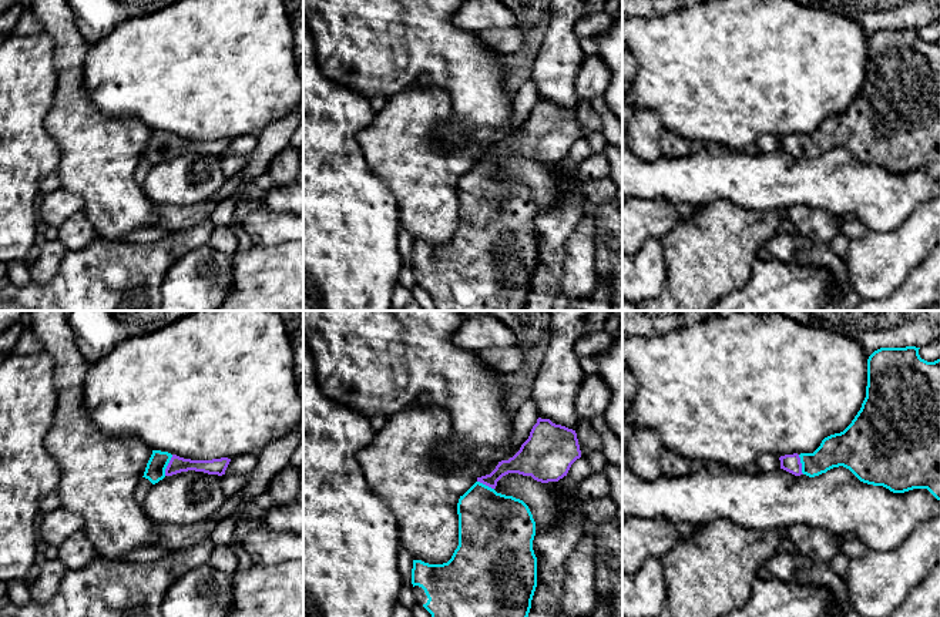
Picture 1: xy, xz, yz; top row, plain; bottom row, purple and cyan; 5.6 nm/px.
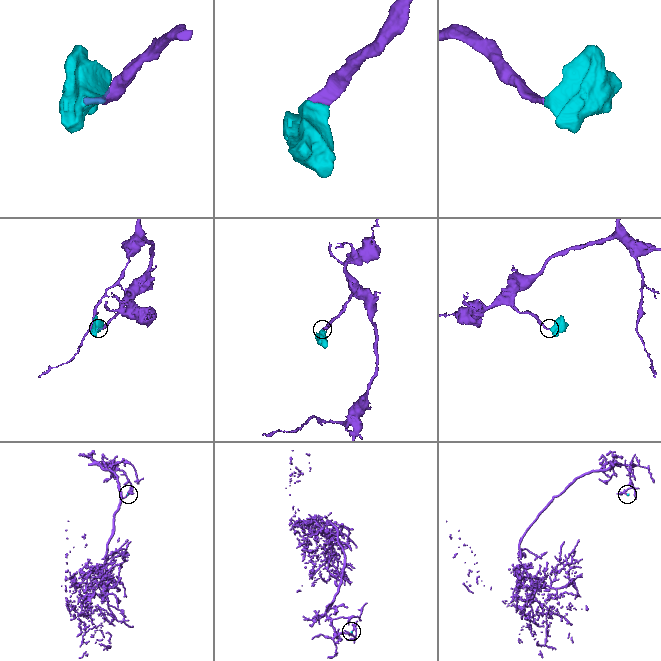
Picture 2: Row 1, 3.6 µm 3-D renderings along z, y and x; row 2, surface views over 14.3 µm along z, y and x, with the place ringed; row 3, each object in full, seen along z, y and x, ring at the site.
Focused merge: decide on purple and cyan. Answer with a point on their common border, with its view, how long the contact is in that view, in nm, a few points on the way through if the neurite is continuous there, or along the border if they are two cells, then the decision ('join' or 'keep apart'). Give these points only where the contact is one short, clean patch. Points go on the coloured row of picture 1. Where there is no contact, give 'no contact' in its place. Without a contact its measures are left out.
meets purple in xy at (168, 465); contact 130 nm long; runs through xy (177, 465), (168, 465), (155, 468); join

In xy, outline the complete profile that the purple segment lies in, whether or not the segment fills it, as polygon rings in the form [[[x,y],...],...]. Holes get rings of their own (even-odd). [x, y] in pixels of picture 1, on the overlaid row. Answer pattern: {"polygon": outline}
{"polygon": [[[152,450],[142,477],[155,484],[165,476],[172,476],[188,470],[222,476],[225,475],[229,462],[231,459],[228,457],[212,460],[191,460],[171,455],[168,452]]]}

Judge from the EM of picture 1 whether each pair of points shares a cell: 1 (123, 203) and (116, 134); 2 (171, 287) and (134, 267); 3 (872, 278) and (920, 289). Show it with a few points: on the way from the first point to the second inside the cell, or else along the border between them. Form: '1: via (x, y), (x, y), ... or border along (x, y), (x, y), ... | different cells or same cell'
1: via (116, 185), (116, 151) | same cell
2: border along (183, 255), (167, 271), (160, 295) | different cells
3: border along (923, 260), (889, 295) | different cells

